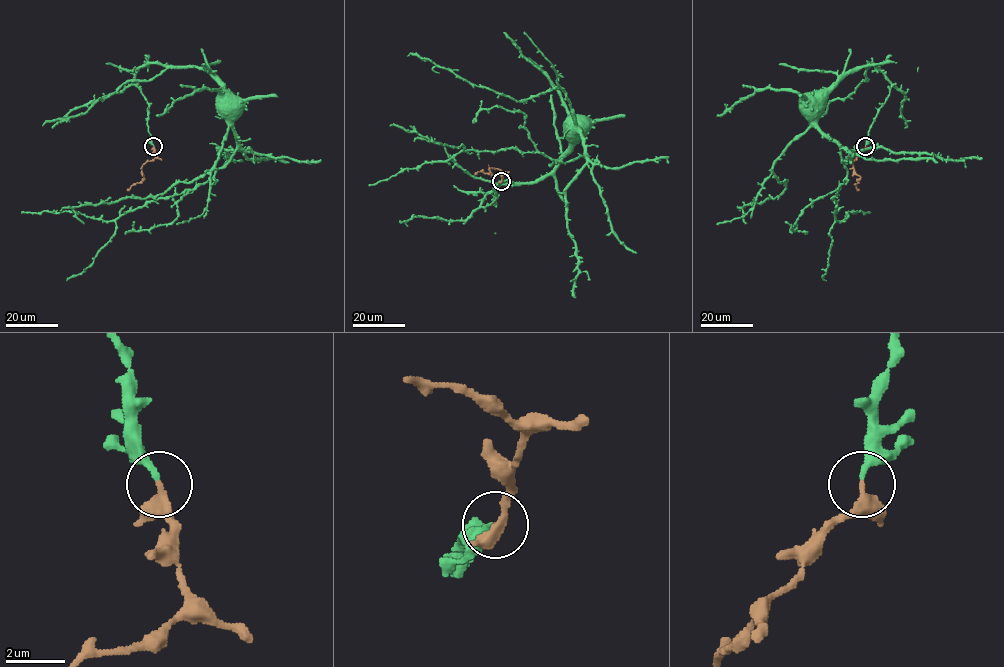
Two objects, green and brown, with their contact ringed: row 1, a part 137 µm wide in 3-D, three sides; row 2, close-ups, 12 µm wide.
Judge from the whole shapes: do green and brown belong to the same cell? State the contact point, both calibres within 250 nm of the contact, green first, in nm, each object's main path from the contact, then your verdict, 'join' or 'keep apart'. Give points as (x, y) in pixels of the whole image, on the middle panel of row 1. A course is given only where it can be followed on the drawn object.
place (501, 181); calibres 220 and 300 nm; course green (501, 181), (495, 186), (495, 199), (481, 207), (481, 200), (501, 183), (542, 180), (569, 146), (574, 118); course brown (501, 181), (503, 173), (499, 169), (490, 169), (491, 175), (481, 171), (474, 174); join

